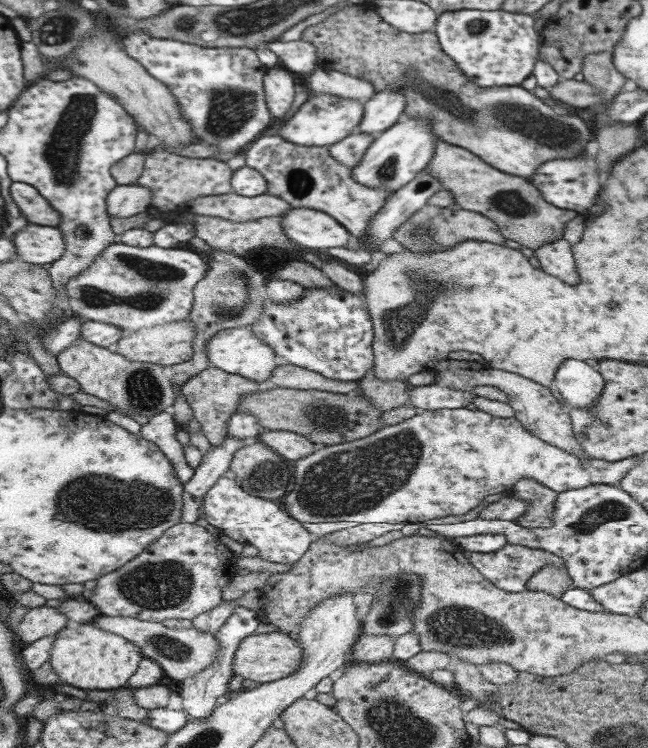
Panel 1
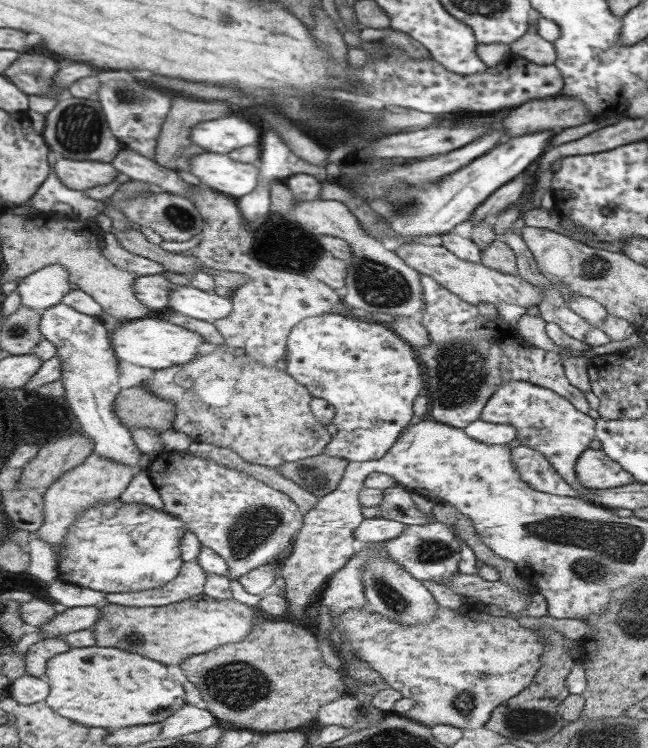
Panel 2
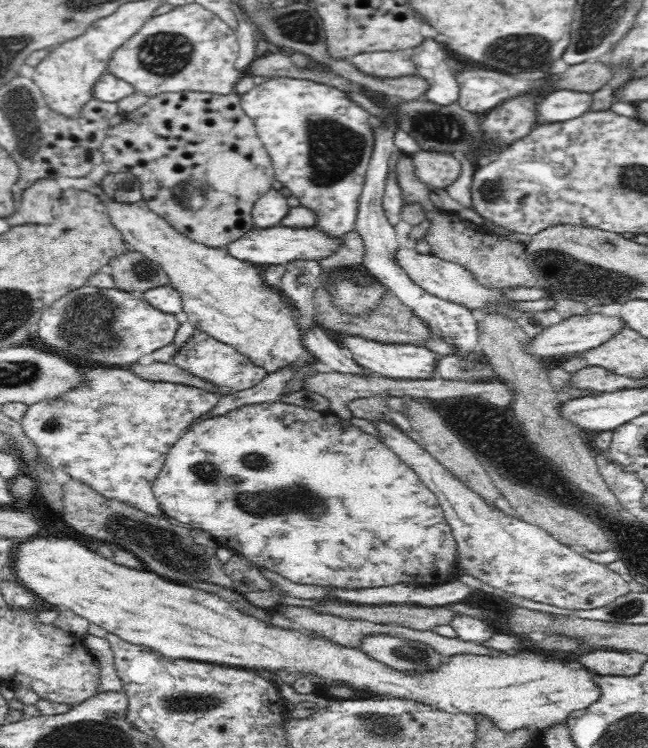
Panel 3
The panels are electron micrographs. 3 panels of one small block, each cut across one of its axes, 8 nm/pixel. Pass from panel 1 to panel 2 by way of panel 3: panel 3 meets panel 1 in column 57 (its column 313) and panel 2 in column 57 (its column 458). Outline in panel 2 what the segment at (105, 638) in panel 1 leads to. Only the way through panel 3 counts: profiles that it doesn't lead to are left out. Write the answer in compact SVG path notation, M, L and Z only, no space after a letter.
M99 646L79 648L79 650L72 648L65 654L57 654L57 657L49 662L46 673L51 682L47 704L61 716L67 716L81 725L93 728L125 728L125 726L160 723L186 704L181 684L169 678L165 666L117 648L99 648Z

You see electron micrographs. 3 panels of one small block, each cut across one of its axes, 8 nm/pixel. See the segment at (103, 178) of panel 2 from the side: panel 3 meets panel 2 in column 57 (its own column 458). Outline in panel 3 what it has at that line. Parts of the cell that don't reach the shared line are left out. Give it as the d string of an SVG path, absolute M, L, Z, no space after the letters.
M420 150L410 156L416 177L432 187L446 188L461 174L461 162L455 155Z

